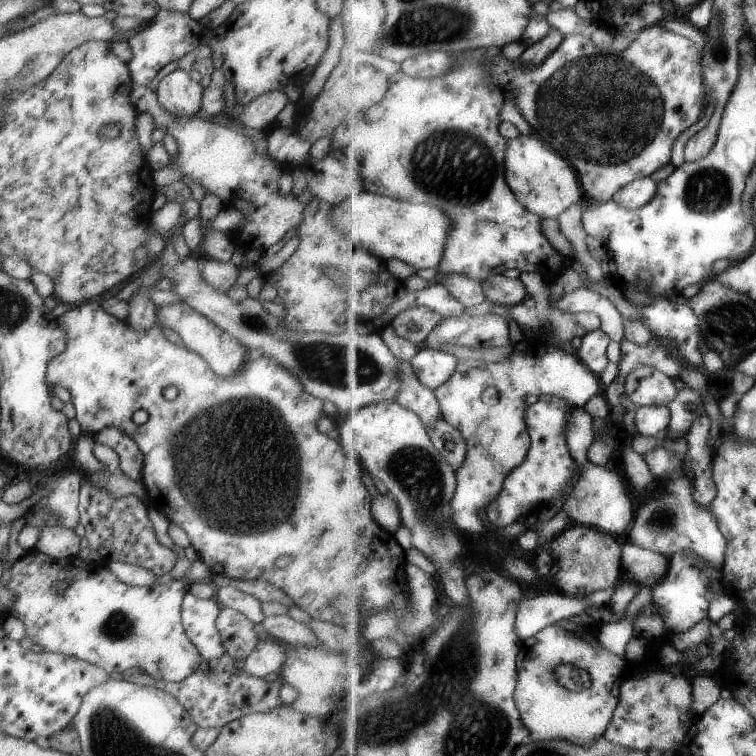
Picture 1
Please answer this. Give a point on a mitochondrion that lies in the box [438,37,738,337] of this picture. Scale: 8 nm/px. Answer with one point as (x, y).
(707, 190)

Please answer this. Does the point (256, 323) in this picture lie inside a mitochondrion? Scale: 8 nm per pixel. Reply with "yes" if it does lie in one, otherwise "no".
yes

